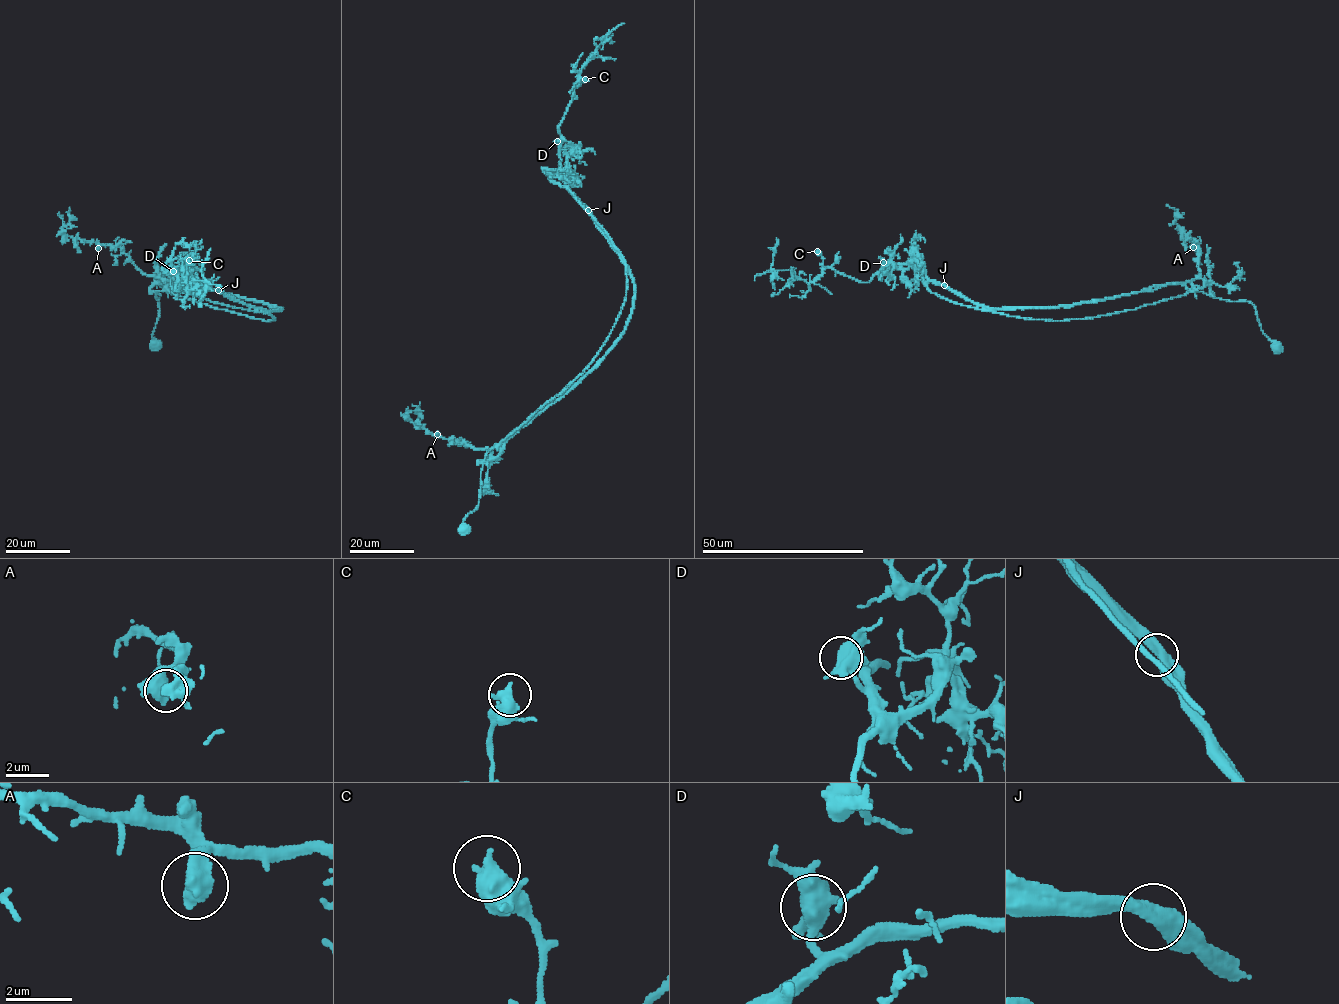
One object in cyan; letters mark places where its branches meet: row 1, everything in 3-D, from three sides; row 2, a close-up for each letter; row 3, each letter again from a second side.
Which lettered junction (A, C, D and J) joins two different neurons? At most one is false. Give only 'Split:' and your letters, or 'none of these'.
Split: J

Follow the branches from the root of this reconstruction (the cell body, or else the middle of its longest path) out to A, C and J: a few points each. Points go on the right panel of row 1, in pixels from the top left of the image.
A: (1276, 348), (1260, 328), (1252, 303), (1209, 294), (1209, 285), (1198, 277), (1199, 248), (1196, 244), (1193, 247)
C: (1276, 348), (1247, 301), (1188, 291), (1095, 317), (1029, 319), (973, 304), (919, 265), (860, 282), (817, 251)
J: (1276, 348), (1260, 328), (1252, 303), (1222, 300), (1198, 291), (1095, 317), (1045, 320), (992, 312), (944, 285)

